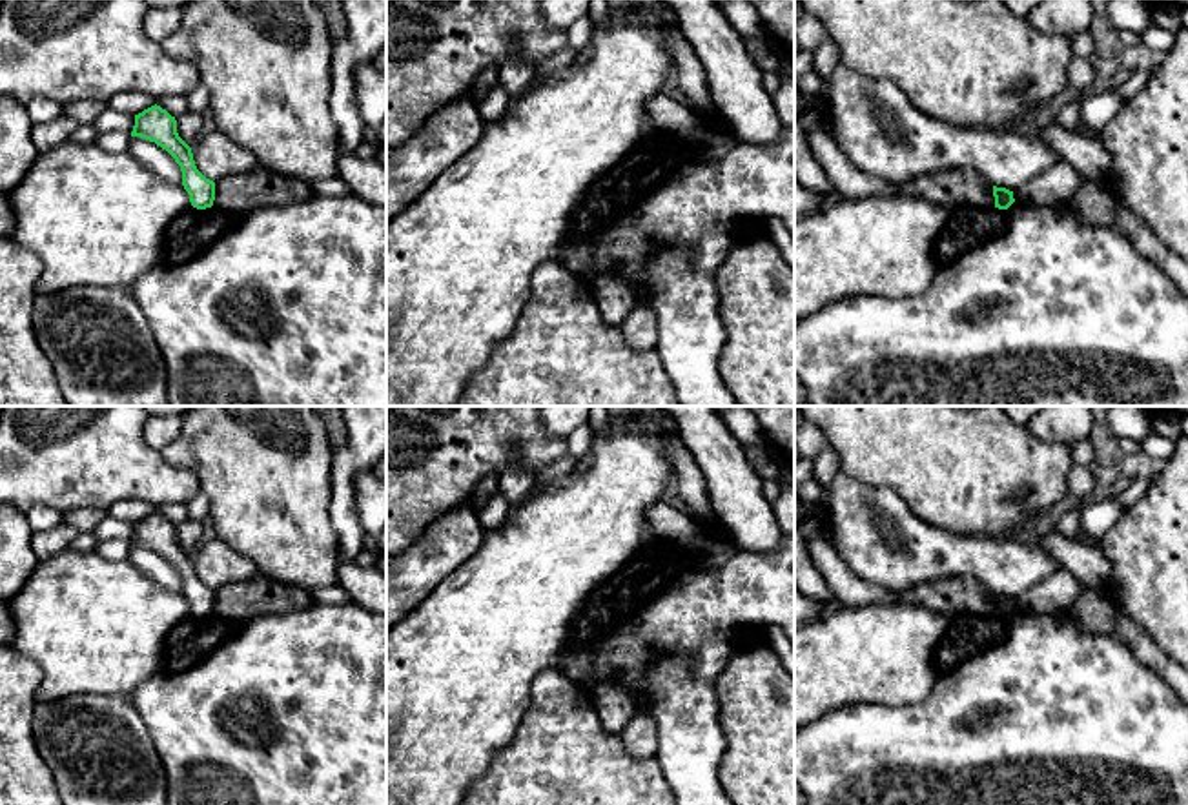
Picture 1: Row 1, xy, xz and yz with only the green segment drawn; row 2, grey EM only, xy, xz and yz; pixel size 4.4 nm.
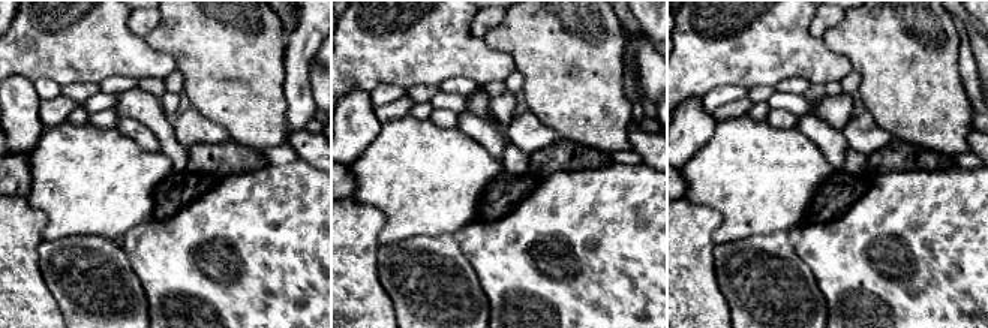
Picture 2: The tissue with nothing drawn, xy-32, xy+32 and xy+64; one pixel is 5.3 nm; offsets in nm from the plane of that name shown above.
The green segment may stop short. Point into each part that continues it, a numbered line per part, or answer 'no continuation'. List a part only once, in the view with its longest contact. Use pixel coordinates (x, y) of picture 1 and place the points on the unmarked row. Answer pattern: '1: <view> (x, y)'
no continuation

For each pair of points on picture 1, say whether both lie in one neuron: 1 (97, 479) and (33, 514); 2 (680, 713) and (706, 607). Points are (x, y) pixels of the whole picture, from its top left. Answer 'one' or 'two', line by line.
1: two
2: one

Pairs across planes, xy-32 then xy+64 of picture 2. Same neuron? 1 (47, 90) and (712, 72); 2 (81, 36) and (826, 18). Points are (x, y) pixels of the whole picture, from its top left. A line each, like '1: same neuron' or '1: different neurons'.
1: different neurons
2: different neurons

